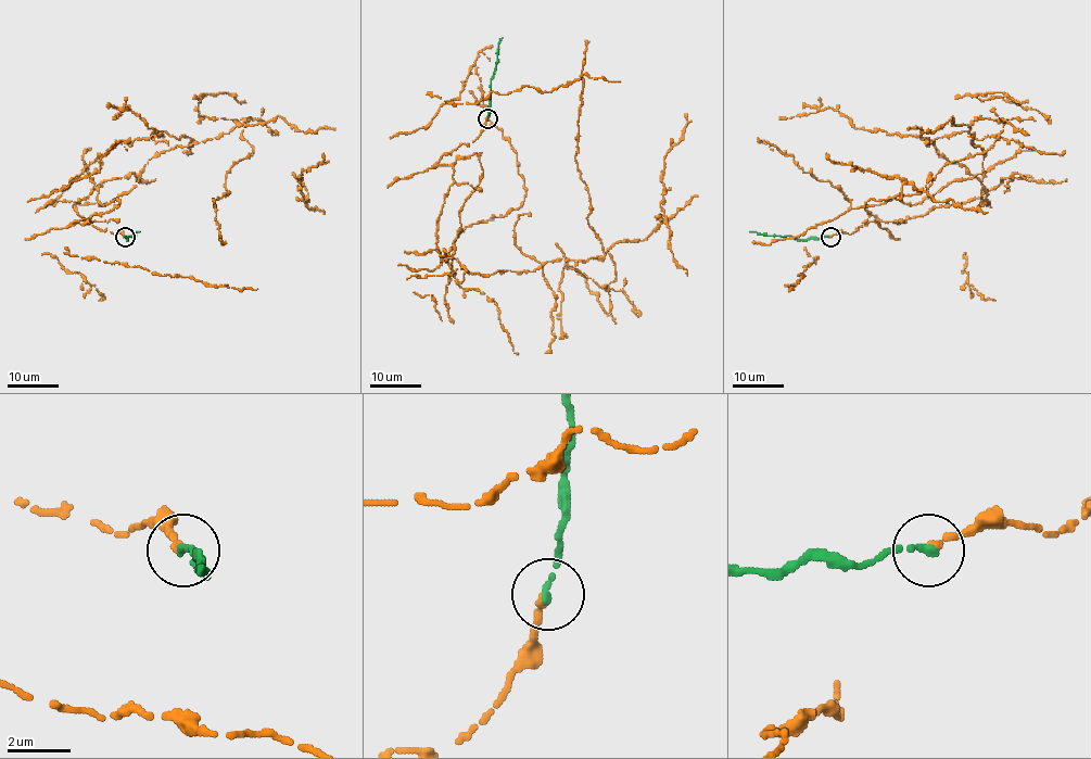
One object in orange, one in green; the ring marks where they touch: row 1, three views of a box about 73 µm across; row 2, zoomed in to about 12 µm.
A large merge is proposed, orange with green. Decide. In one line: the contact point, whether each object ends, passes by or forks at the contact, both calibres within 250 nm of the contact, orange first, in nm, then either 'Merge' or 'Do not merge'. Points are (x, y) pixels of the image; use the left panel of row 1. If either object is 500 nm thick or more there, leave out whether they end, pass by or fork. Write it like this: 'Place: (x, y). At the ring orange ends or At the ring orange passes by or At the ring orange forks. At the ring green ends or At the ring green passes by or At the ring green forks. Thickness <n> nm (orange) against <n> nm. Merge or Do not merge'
Place: (125, 237). At the ring orange ends. At the ring green ends. Thickness 280 nm (orange) against 220 nm. Merge

